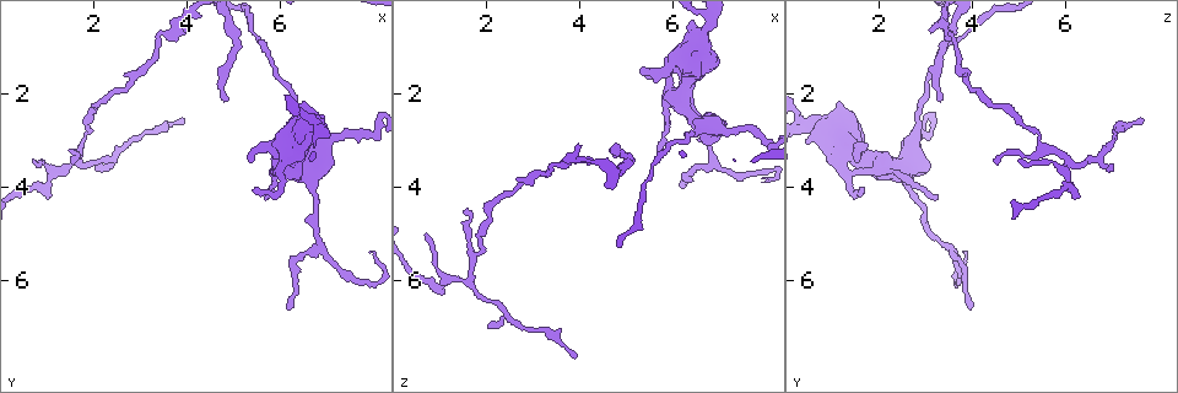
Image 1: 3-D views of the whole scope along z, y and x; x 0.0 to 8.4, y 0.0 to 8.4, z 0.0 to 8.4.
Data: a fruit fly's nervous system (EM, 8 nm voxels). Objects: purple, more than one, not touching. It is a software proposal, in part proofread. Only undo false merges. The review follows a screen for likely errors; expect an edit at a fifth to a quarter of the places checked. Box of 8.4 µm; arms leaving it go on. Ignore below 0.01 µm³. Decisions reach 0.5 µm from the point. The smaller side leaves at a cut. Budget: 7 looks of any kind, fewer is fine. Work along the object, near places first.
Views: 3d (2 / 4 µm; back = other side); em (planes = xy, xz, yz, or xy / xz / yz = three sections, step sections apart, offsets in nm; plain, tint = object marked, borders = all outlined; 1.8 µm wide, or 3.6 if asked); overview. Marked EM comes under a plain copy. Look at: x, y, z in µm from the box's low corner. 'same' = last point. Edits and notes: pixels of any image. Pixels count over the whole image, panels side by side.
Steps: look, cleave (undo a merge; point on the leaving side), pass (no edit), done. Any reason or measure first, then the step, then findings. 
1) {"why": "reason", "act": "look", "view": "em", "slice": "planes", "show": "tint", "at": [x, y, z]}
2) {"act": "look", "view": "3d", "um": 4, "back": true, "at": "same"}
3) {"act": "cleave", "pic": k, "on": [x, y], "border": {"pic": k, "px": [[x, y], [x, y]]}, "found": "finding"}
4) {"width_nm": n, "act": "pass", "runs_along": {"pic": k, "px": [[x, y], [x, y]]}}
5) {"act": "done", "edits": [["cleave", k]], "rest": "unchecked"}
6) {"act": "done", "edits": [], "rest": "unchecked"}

{"why": "three arms meet", "act": "look", "view": "3d", "um": 4, "at": [6.50, 2.75, 2.80]}

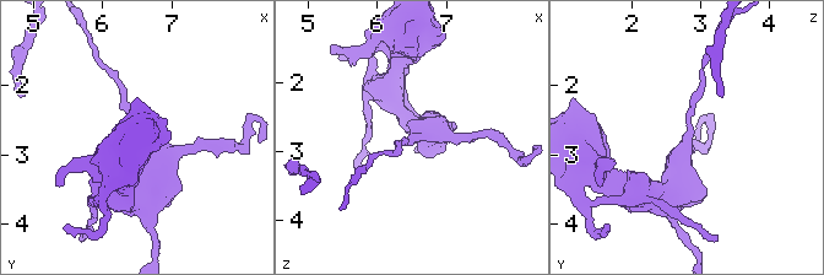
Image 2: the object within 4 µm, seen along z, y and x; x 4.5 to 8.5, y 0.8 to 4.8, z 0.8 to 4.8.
{"act": "look", "view": "em", "slice": "planes", "show": "tint", "at": [6.50, 2.80, 2.80]}

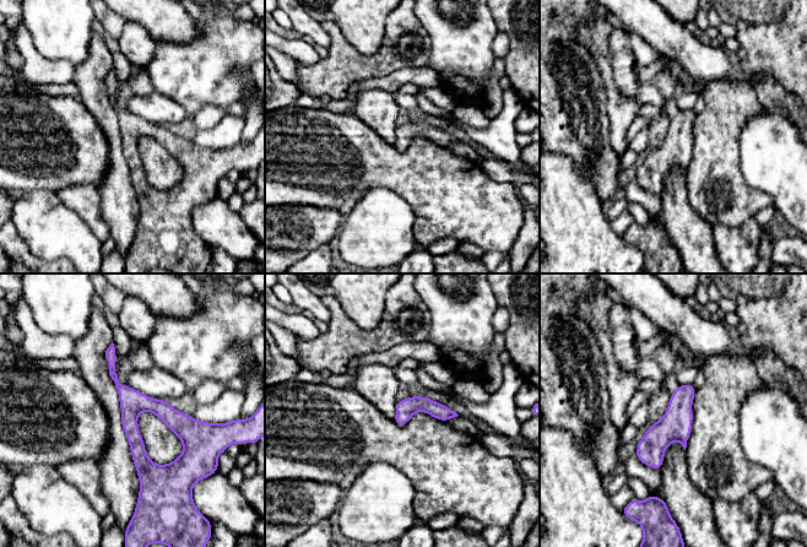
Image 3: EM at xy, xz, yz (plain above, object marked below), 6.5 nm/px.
{"arms": 3, "act": "pass", "found": "all the same neuron"}

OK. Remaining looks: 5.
{"why": "abrupt turn", "act": "look", "view": "3d", "um": 2, "at": [6.80, 2.55, 0.60]}

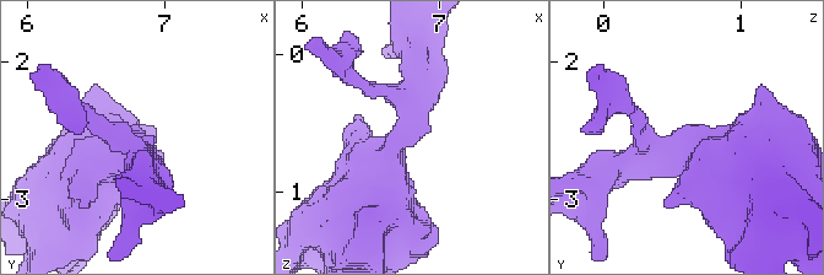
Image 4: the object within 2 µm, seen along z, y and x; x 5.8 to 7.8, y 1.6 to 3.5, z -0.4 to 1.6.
{"arms": 3, "why": "now the EM", "act": "look", "view": "em", "slice": "planes", "show": "tint", "at": [6.76, 2.58, 0.58]}

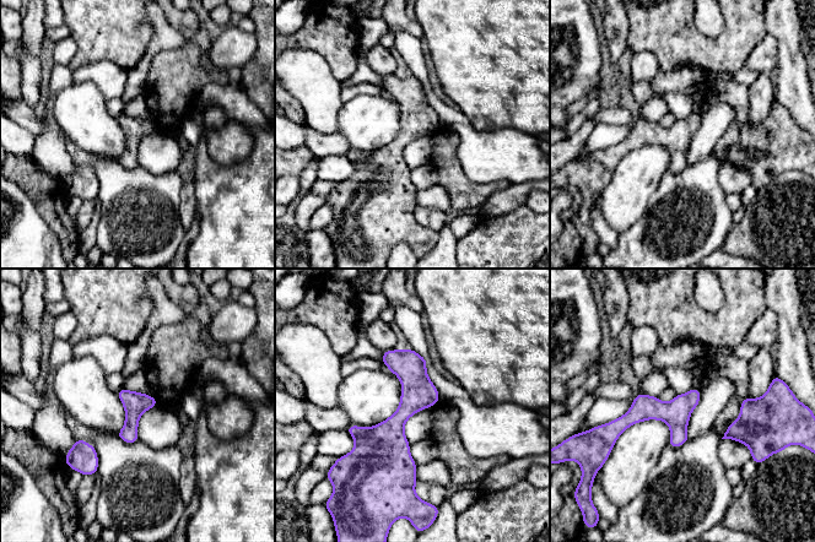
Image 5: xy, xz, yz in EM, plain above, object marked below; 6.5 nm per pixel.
{"width_nm": 160, "act": "pass", "runs_along": {"pic": 5, "px": [[386, 353], [409, 377], [397, 421], [406, 480]]}, "found": "continuous, no second neuron"}

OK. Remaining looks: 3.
{"why": "branch point", "act": "look", "view": "em", "slice": "xz", "step": 16, "show": "tint", "at": [1.70, 3.35, 6.00]}

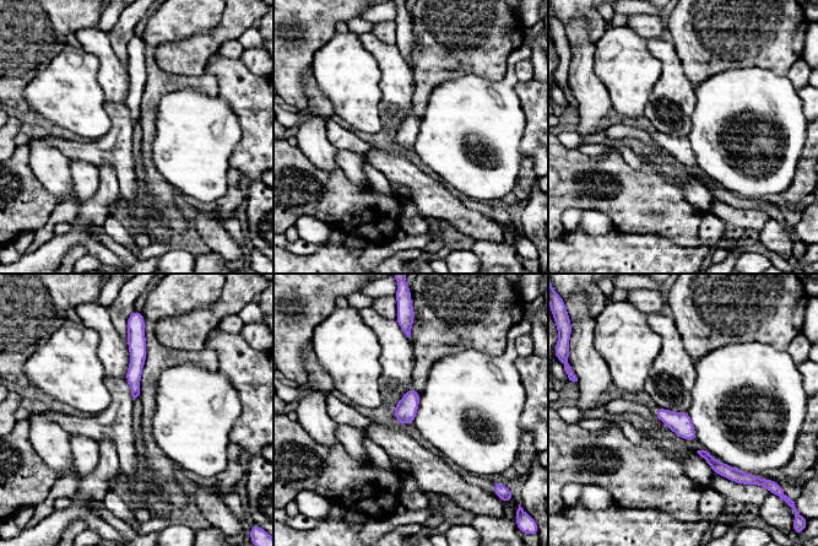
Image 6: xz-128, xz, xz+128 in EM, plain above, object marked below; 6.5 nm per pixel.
{"act": "look", "view": "em", "slice": "planes", "show": "tint", "at": "same"}

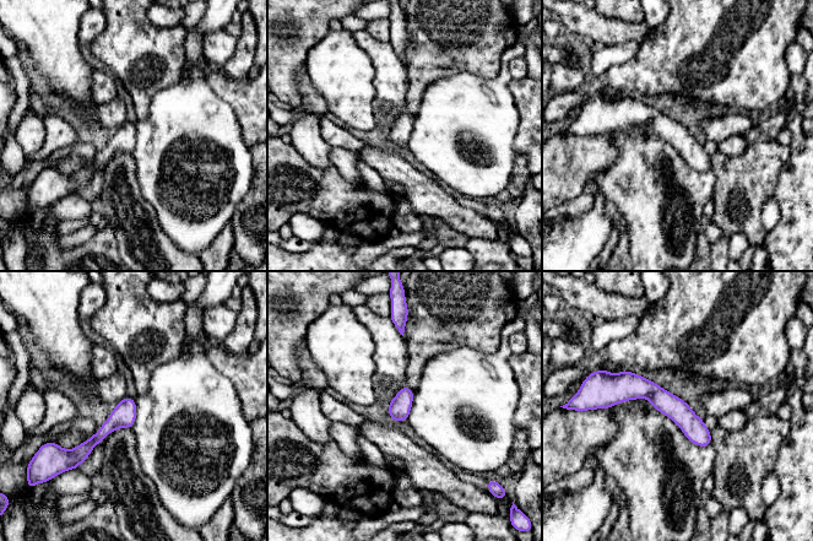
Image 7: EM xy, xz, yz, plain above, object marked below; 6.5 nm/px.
{"act": "pass", "runs_along": {"pic": 7, "px": [[606, 402], [650, 390], [708, 443]]}, "found": "continuous, no second neuron"}

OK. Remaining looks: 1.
{"act": "done", "edits": [], "rest": "unchecked"}

